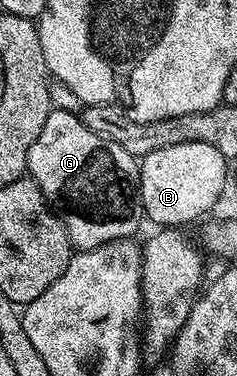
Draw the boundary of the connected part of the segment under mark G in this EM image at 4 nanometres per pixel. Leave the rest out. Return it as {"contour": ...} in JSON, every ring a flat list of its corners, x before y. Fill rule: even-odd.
{"contour":[[52,109,49,120,45,120,45,128,41,128,41,136,37,136,37,140,33,140,33,148,29,148,26,173,38,184,47,205,65,224,69,240,76,251,92,250,113,240,131,238,138,232,139,225,144,225,139,162,132,154,125,152,121,144,113,144,113,140,105,140,97,136,97,132,89,132,80,115]]}

